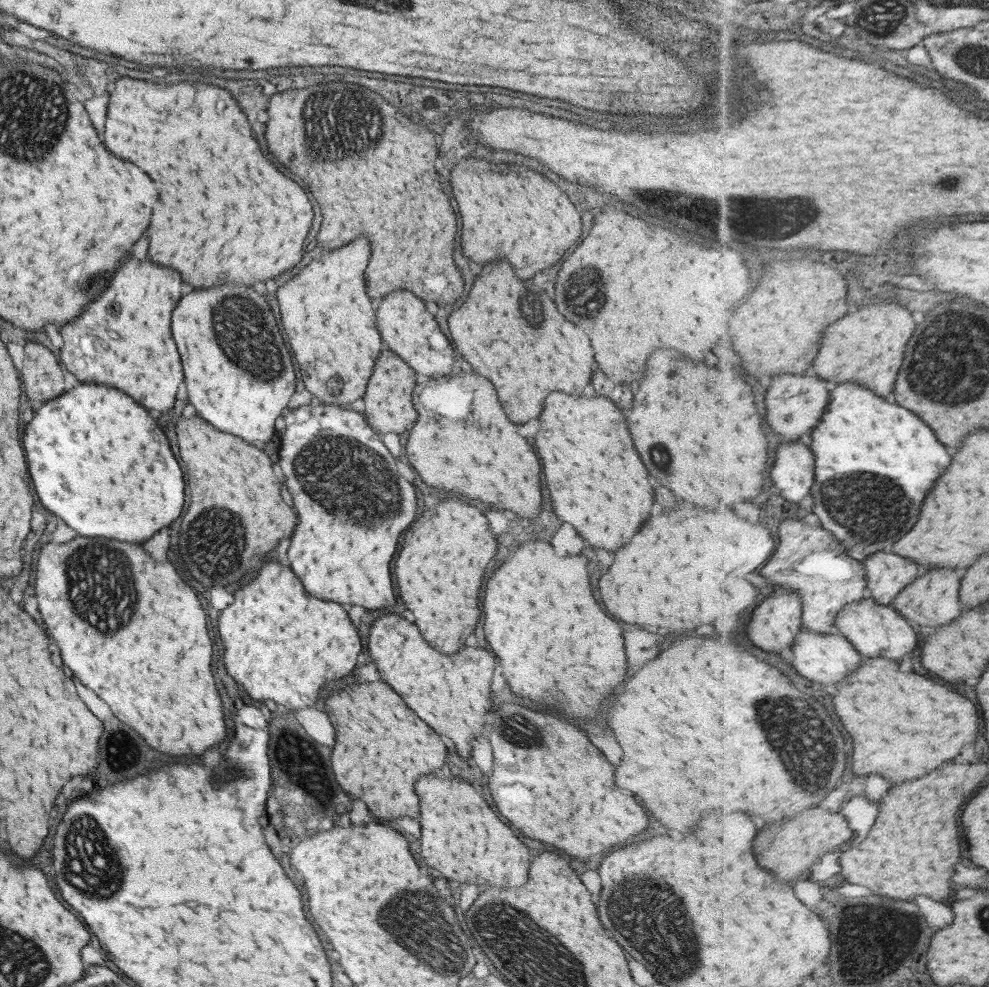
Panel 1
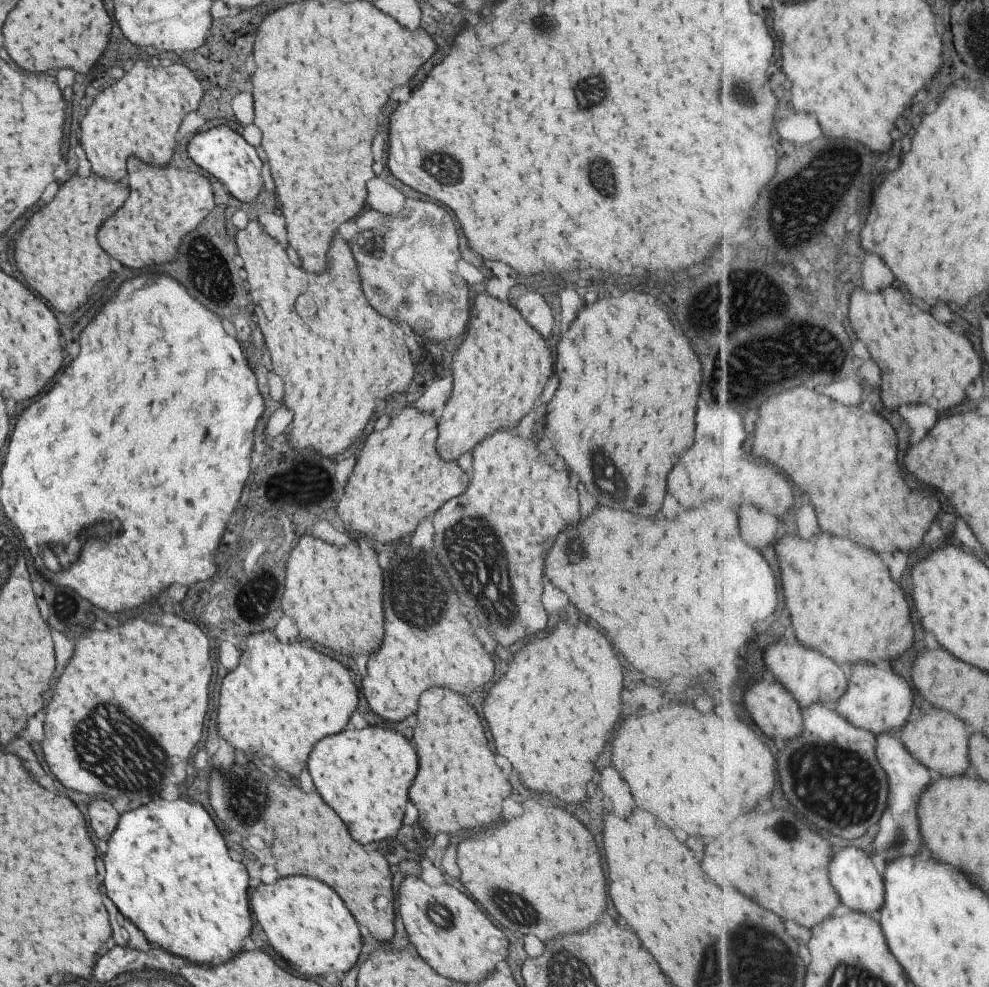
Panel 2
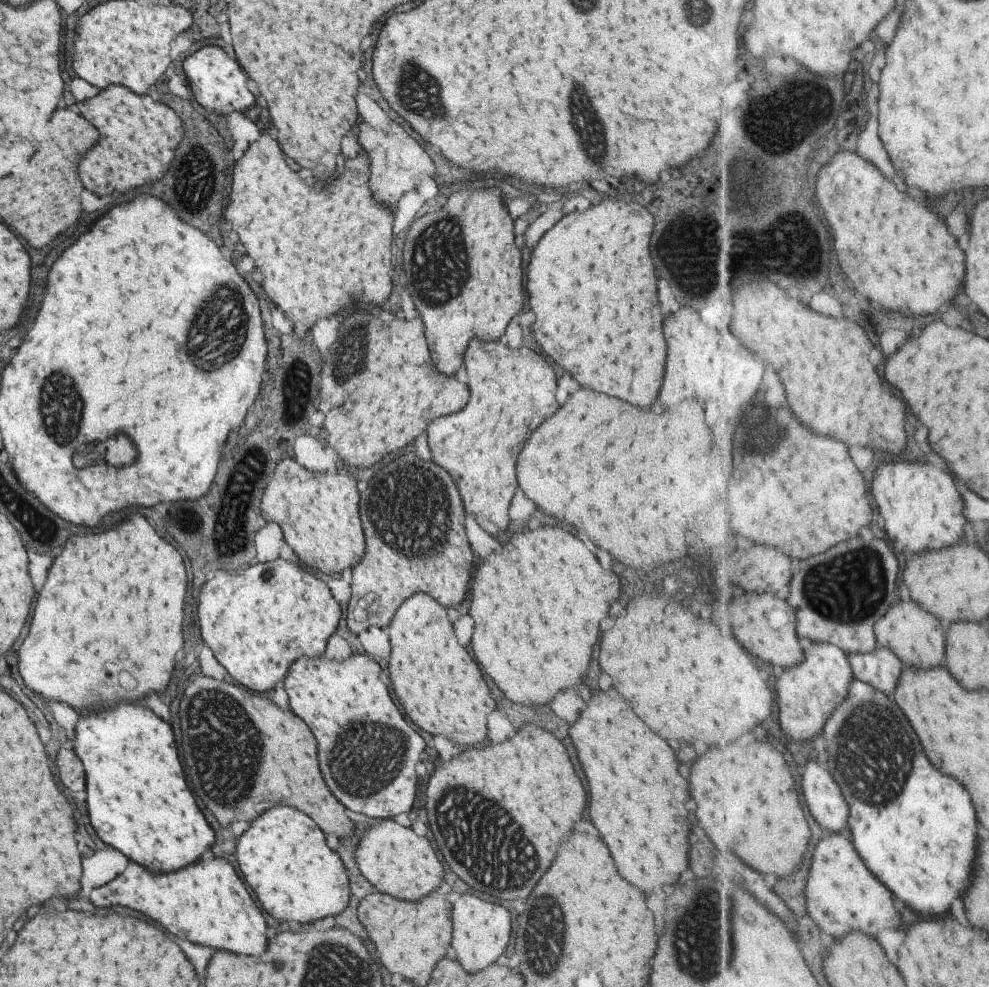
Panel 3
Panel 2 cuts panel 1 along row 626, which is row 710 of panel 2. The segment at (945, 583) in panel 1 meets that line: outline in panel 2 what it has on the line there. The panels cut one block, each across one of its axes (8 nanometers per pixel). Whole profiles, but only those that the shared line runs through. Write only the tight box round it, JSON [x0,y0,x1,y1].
[899,708,971,776]

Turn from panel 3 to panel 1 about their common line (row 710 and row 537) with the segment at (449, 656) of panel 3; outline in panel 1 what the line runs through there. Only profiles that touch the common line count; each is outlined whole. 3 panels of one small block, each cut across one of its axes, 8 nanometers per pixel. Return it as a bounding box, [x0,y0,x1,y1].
[393,498,497,652]

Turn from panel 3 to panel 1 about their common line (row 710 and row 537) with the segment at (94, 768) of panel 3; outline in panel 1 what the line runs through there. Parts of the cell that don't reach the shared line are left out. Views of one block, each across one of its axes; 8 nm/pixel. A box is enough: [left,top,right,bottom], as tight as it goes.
[21,382,183,542]

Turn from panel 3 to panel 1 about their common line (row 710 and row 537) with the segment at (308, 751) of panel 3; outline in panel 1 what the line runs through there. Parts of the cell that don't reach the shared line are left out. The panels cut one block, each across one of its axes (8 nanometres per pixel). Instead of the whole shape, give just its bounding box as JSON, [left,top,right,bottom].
[175,416,297,590]

